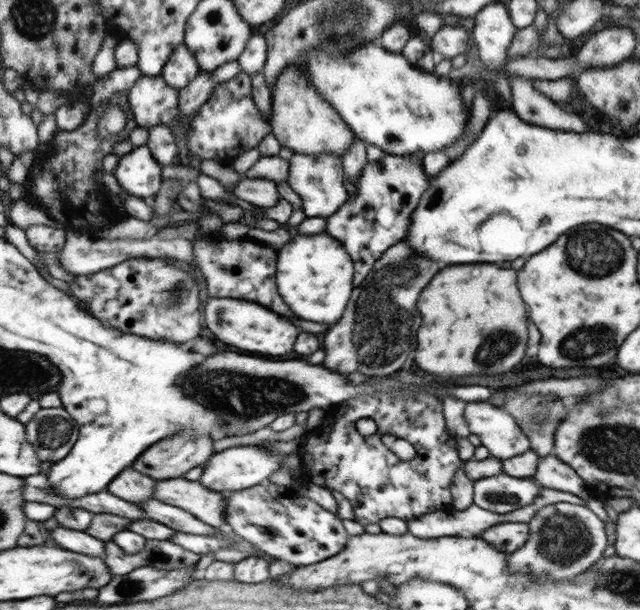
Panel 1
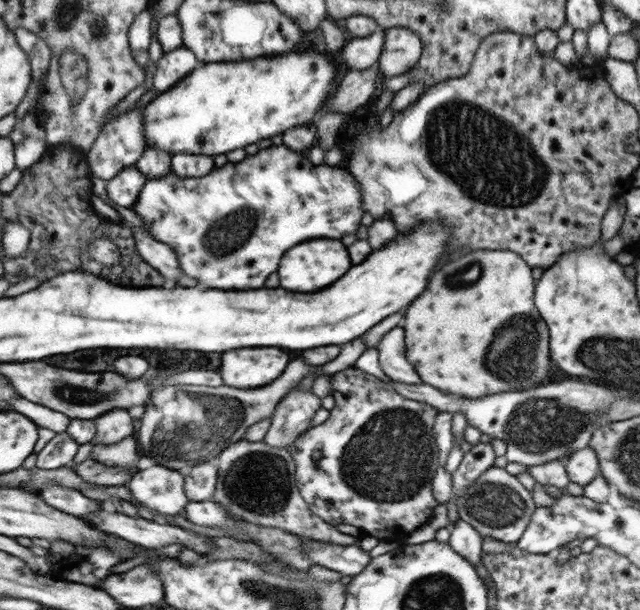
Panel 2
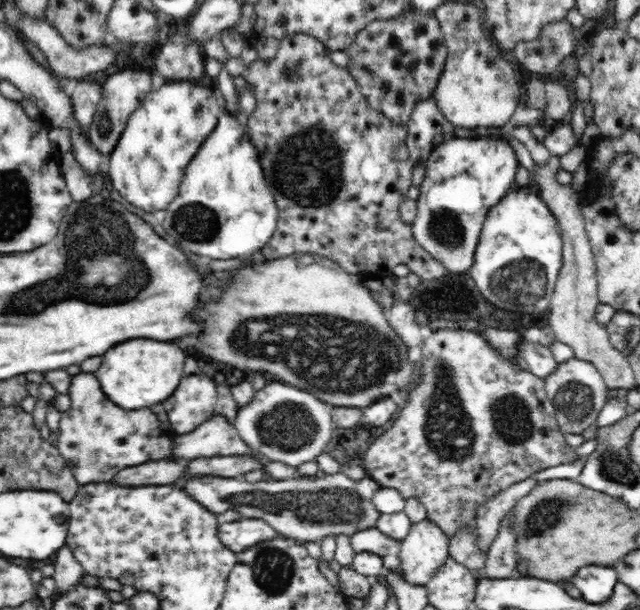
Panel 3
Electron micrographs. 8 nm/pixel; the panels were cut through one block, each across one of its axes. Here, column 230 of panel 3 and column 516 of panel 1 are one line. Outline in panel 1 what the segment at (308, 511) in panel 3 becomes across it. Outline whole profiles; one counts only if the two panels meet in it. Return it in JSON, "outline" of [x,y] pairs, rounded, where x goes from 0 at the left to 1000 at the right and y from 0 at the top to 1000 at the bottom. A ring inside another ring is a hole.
{"outline":[[[784,775],[739,789],[738,826],[770,843],[795,843],[833,826],[842,802],[830,784],[800,784]]]}

